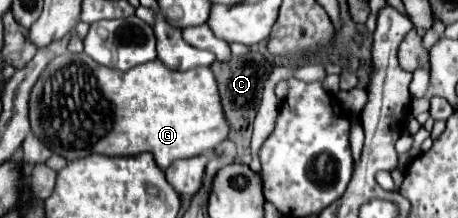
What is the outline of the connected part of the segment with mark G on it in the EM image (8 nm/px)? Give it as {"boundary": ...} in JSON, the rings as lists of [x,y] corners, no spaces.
{"boundary":[[[66,51],[66,53],[58,55],[58,57],[54,57],[46,65],[46,69],[42,71],[42,77],[38,77],[38,81],[34,83],[34,89],[30,91],[30,105],[28,105],[28,109],[30,109],[30,127],[32,127],[32,133],[50,151],[62,155],[68,161],[86,157],[90,153],[100,153],[100,155],[138,155],[138,153],[150,151],[154,155],[154,159],[156,159],[156,165],[160,169],[166,169],[176,159],[194,157],[194,155],[200,155],[200,153],[206,153],[206,151],[214,149],[228,135],[228,123],[226,123],[224,113],[222,113],[222,105],[220,105],[220,97],[218,97],[218,85],[216,85],[216,79],[214,79],[214,73],[210,71],[210,67],[198,67],[198,69],[188,69],[186,73],[178,73],[178,71],[166,69],[156,59],[154,61],[148,61],[146,65],[136,65],[134,69],[130,69],[126,73],[118,73],[116,69],[106,69],[104,65],[94,63],[92,57],[86,57],[86,53],[70,53],[70,51]]]}

